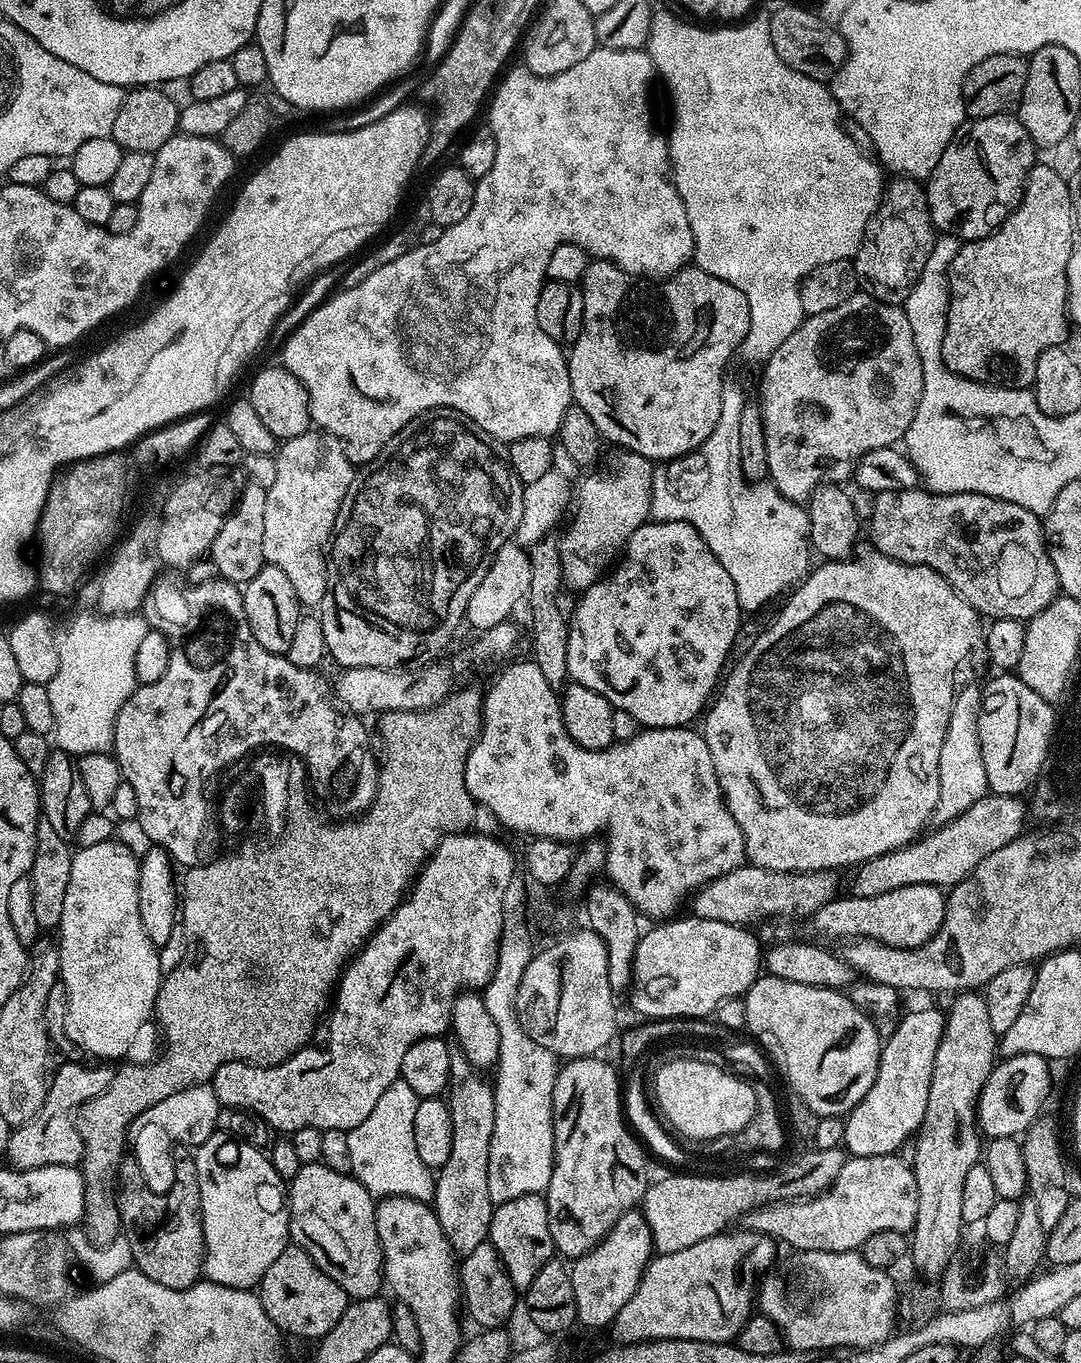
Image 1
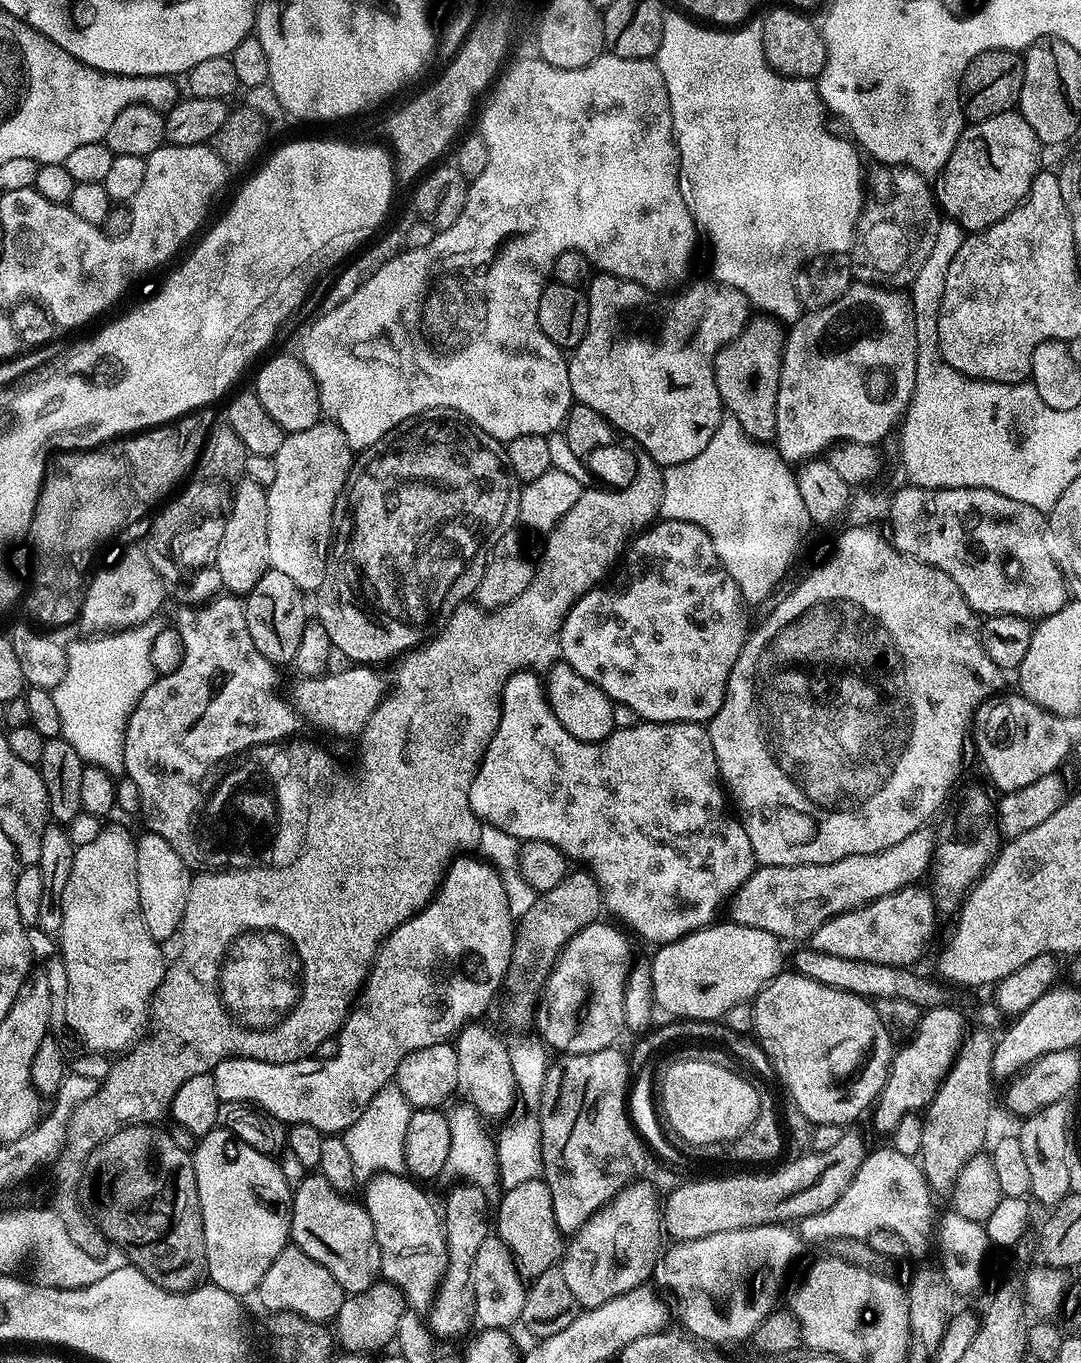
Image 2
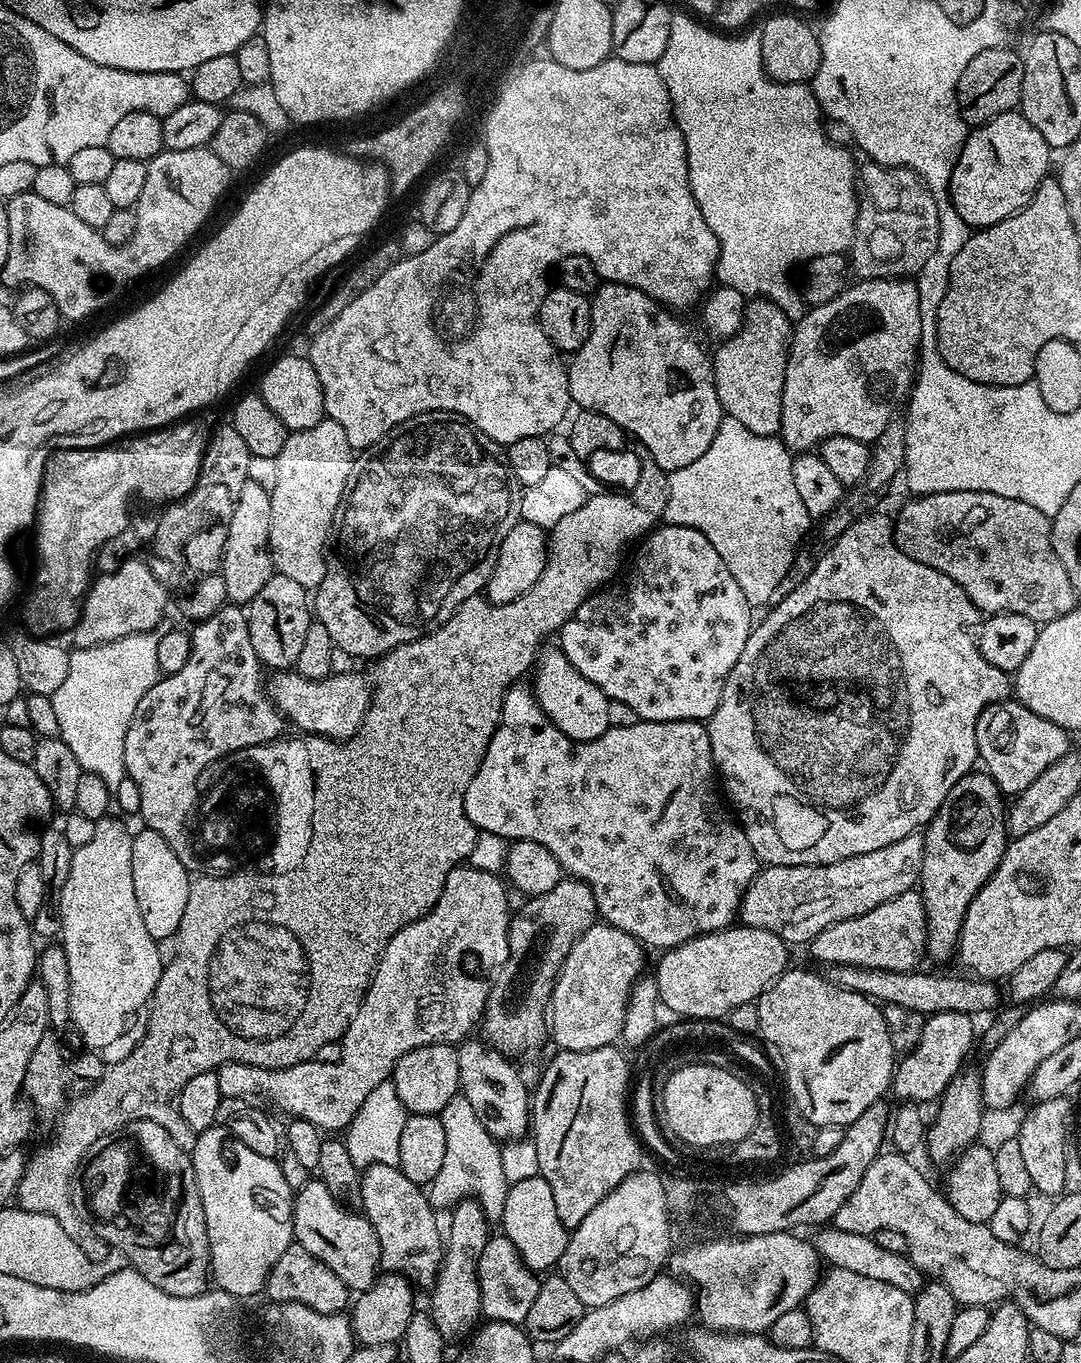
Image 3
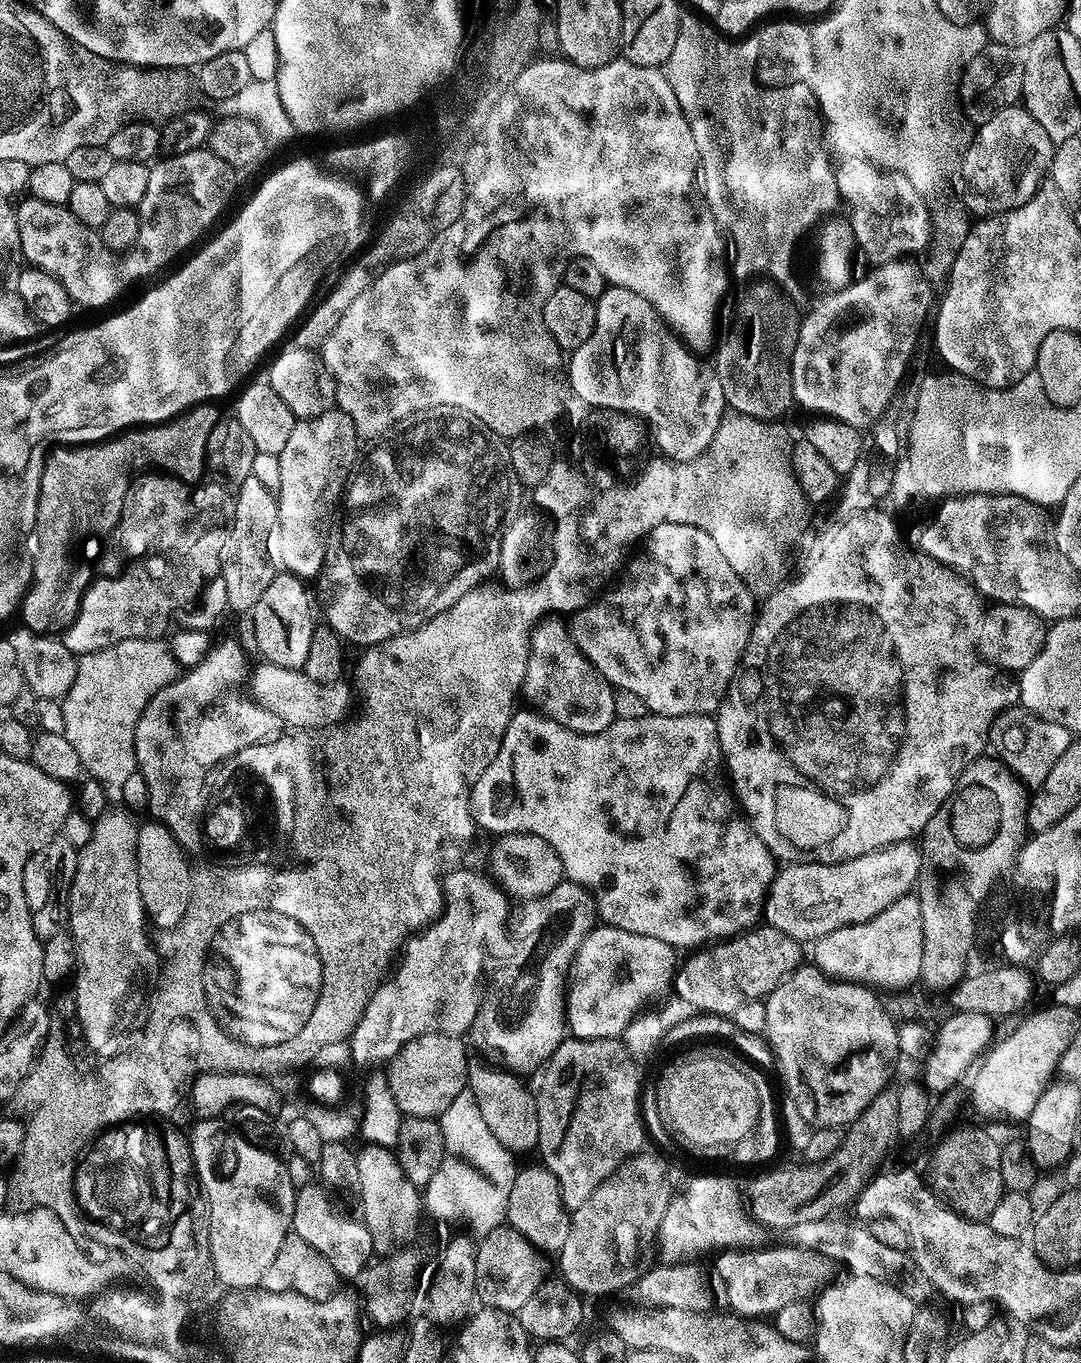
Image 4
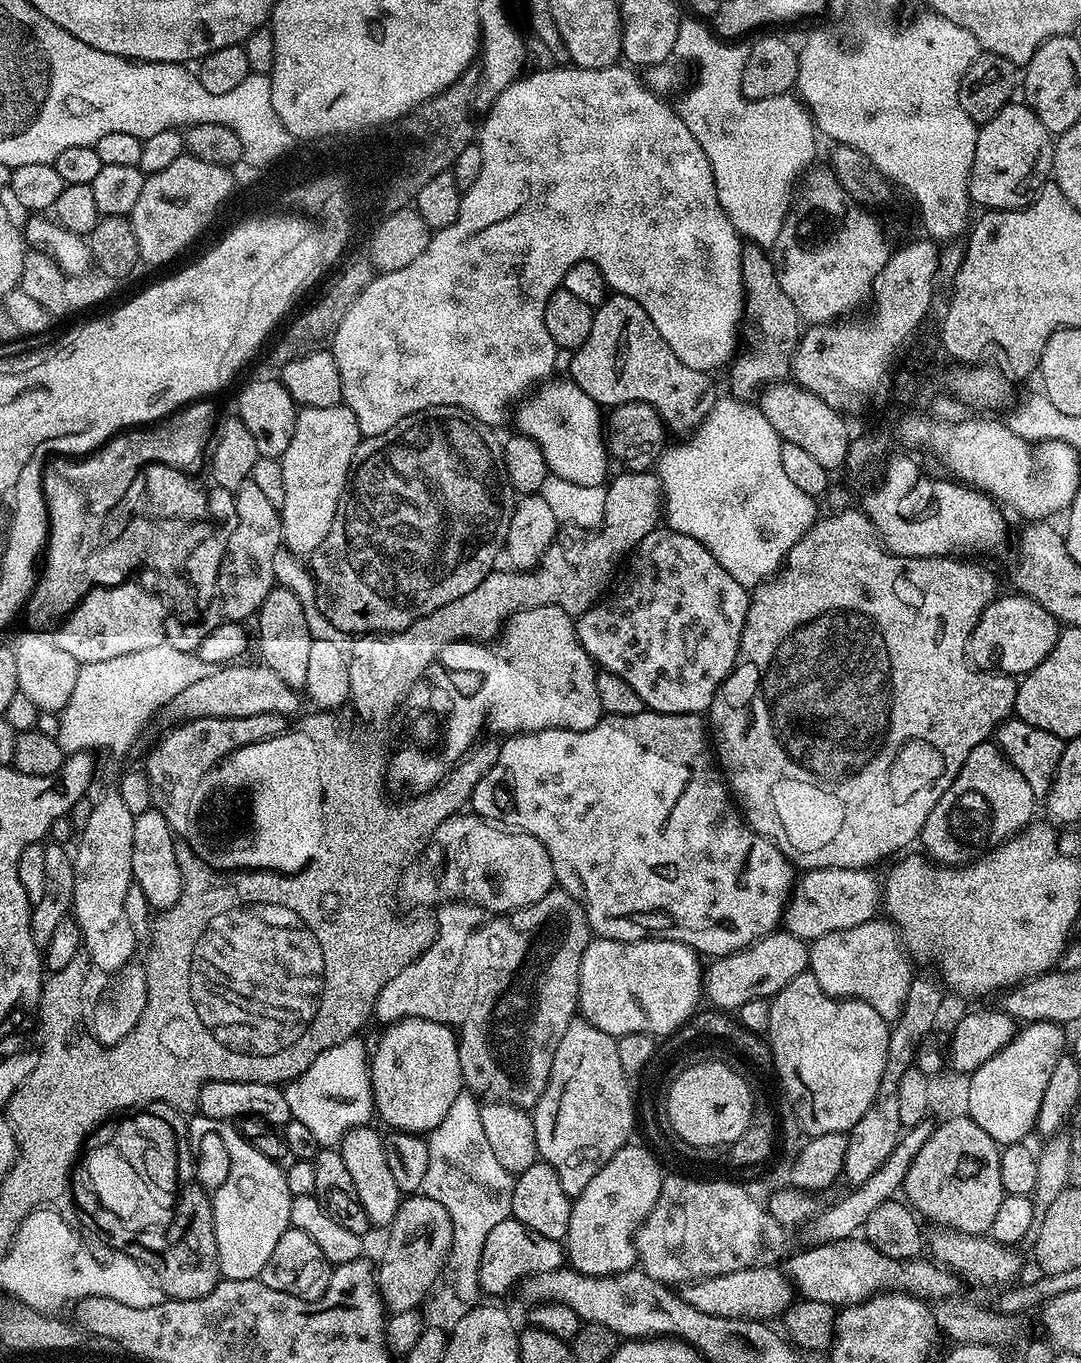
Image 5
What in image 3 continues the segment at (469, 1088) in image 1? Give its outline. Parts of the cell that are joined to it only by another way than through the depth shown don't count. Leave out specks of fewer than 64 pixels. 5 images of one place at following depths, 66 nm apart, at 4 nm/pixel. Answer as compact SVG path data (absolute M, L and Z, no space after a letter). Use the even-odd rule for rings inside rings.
M465 1199L451 1209L452 1221L446 1224L444 1259L434 1277L430 1315L434 1326L446 1338L467 1337L481 1323L480 1291L478 1290L478 1258L490 1235L488 1220L477 1200Z

